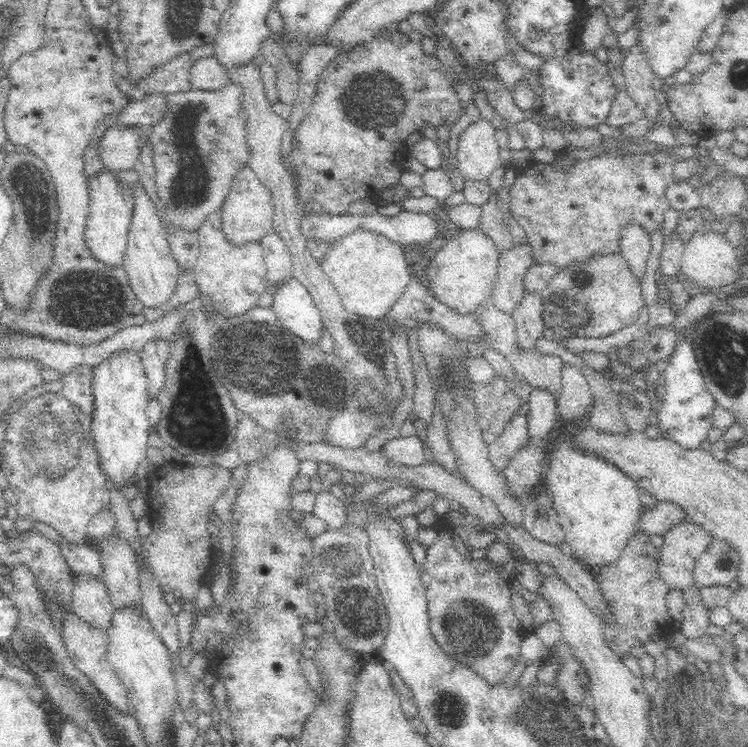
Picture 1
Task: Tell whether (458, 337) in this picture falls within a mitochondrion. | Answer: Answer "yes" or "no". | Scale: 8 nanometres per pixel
no

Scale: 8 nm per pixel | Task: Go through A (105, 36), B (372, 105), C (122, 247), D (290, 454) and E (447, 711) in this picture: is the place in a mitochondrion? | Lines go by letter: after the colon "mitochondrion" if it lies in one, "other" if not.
A: other
B: mitochondrion
C: other
D: other
E: mitochondrion

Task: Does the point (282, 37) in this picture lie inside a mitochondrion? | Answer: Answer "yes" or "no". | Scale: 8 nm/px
no

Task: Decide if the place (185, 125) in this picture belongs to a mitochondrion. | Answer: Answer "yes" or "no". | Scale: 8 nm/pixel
yes

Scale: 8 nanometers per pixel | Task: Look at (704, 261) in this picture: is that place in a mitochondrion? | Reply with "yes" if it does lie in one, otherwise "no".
no

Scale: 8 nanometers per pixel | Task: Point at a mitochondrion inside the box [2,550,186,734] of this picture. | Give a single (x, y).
(37, 651)

